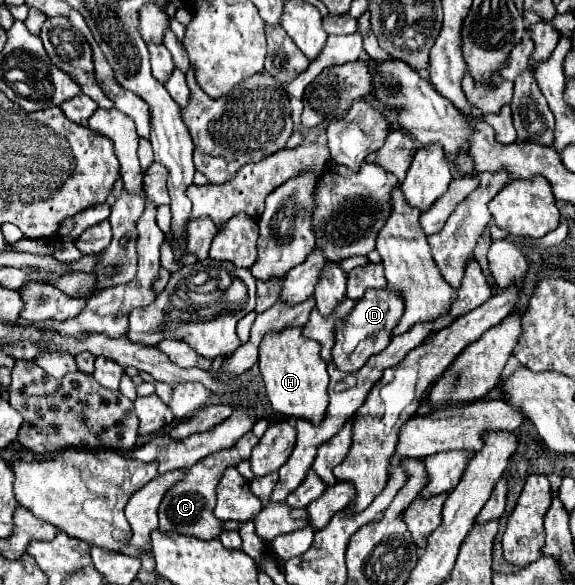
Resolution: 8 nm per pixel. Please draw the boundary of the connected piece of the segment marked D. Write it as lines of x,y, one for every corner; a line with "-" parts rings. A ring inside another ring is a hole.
366,290
364,296
354,304
352,312
336,324
336,342
332,348
332,362
342,372
356,372
360,370
372,354
382,352
392,338
392,328
398,324
404,312
404,302
396,292
382,292
382,290

